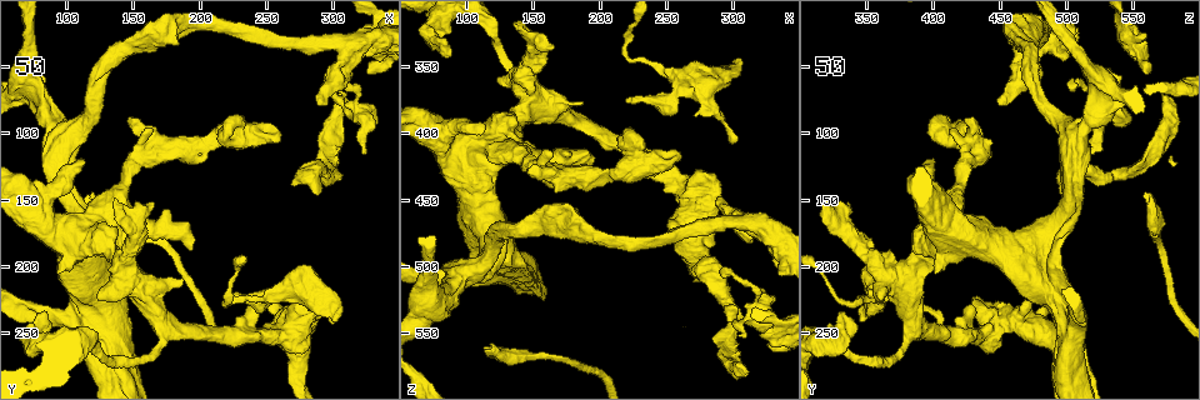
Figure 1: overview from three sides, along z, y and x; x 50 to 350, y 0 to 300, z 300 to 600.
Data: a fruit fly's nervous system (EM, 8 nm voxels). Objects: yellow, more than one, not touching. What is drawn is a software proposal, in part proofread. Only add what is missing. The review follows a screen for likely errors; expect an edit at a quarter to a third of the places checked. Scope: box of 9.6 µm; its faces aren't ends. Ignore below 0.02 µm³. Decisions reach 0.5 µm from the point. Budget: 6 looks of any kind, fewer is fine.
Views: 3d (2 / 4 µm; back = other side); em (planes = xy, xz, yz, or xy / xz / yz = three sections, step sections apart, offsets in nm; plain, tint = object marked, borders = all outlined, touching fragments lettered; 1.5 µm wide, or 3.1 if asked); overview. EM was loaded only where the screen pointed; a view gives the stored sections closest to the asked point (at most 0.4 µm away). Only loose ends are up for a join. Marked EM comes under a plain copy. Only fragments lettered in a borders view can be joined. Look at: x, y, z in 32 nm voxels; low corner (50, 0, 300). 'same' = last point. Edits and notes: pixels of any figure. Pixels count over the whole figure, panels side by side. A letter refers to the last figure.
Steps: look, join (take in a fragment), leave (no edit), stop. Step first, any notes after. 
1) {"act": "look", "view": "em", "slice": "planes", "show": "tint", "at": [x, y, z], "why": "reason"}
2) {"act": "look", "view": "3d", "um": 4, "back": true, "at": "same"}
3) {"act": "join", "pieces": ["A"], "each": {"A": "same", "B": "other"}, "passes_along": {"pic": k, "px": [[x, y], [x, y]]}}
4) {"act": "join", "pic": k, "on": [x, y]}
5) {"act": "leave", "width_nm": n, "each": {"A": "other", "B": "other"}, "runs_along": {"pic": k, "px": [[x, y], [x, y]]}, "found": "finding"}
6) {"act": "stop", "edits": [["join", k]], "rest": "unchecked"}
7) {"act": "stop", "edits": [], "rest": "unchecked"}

{"act": "look", "view": "3d", "um": 2, "back": true, "at": [290, 66, 504], "why": "free end"}

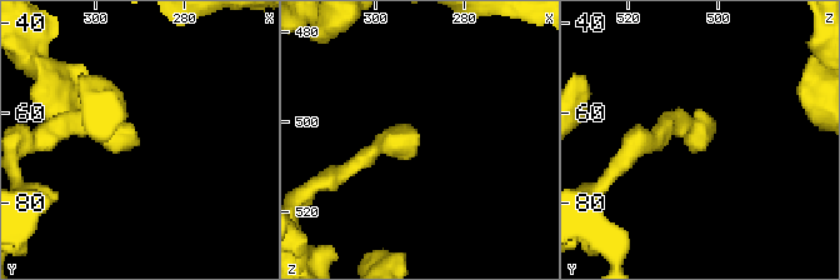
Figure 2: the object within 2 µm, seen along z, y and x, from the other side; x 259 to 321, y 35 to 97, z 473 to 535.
{"act": "look", "view": "em", "slice": "xy", "step": 4, "show": "tint", "at": [290, 66, 501]}

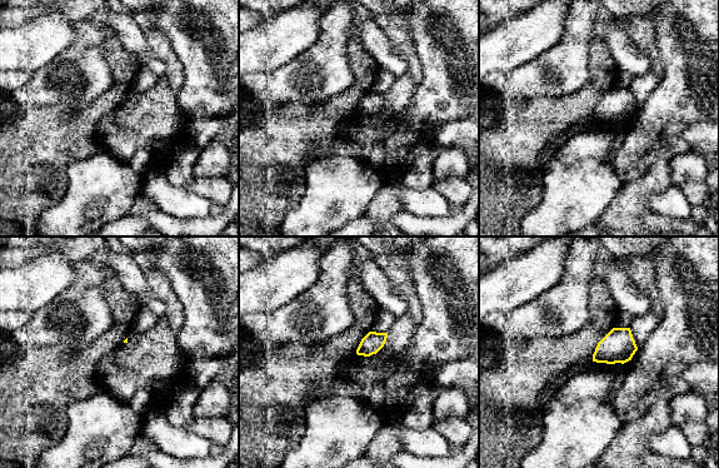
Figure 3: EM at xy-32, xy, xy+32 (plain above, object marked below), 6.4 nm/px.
{"act": "look", "view": "em", "slice": "planes", "show": "borders", "at": "same"}

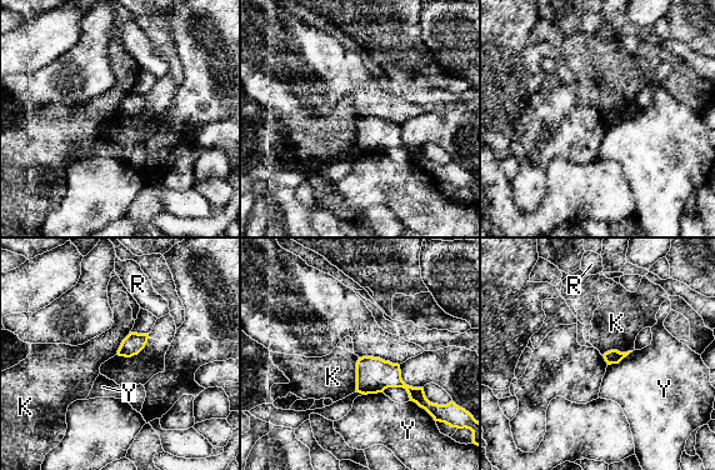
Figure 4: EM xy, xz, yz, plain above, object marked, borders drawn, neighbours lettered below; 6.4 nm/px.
{"act": "leave", "each": {"K": "other", "R": "other", "Y": "other"}, "border": {"pic": 4, "px": [[359, 358], [356, 363], [355, 391]]}, "found": "no lettered fragment goes on from it"}

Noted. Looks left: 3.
{"act": "look", "view": "3d", "um": 4, "at": [324, 118, 518], "why": "an open end"}

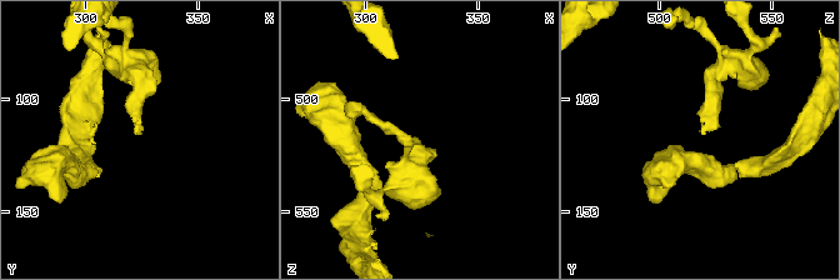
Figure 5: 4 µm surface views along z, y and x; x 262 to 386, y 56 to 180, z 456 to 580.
{"act": "look", "view": "em", "slice": "yz", "step": 4, "show": "tint", "at": [323, 117, 519], "why": "need the tissue"}

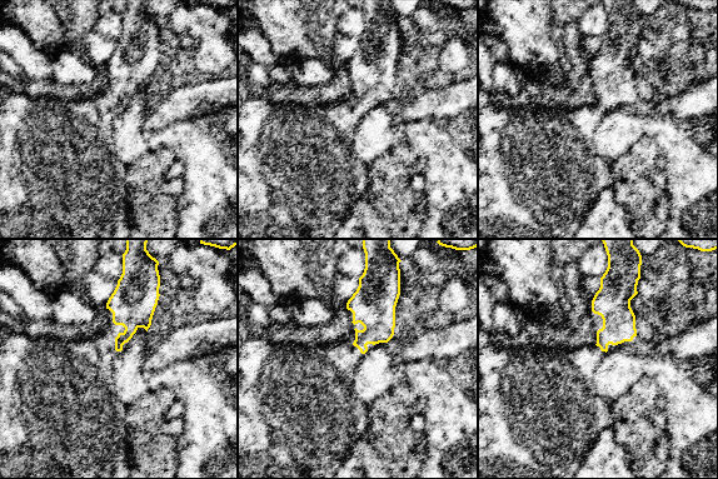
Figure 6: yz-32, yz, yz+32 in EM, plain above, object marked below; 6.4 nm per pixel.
{"act": "look", "view": "em", "slice": "planes", "show": "borders", "at": "same"}

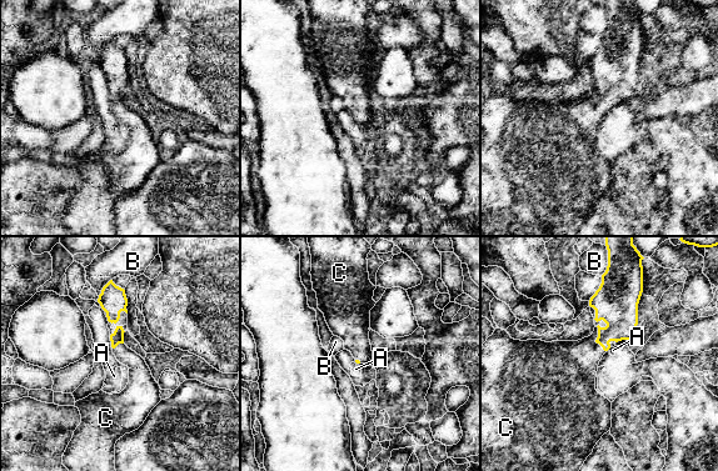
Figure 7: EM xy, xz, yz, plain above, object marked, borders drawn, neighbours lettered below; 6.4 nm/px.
{"act": "join", "pieces": ["C"], "each": {"A": "other", "B": "other", "C": "same"}, "passes_along": {"pic": 7, "px": [[616, 305], [597, 339], [571, 367]]}, "found": "the cell continues"}

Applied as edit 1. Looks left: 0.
{"act": "stop", "edits": [["join", 7]], "rest": "unchecked"}

